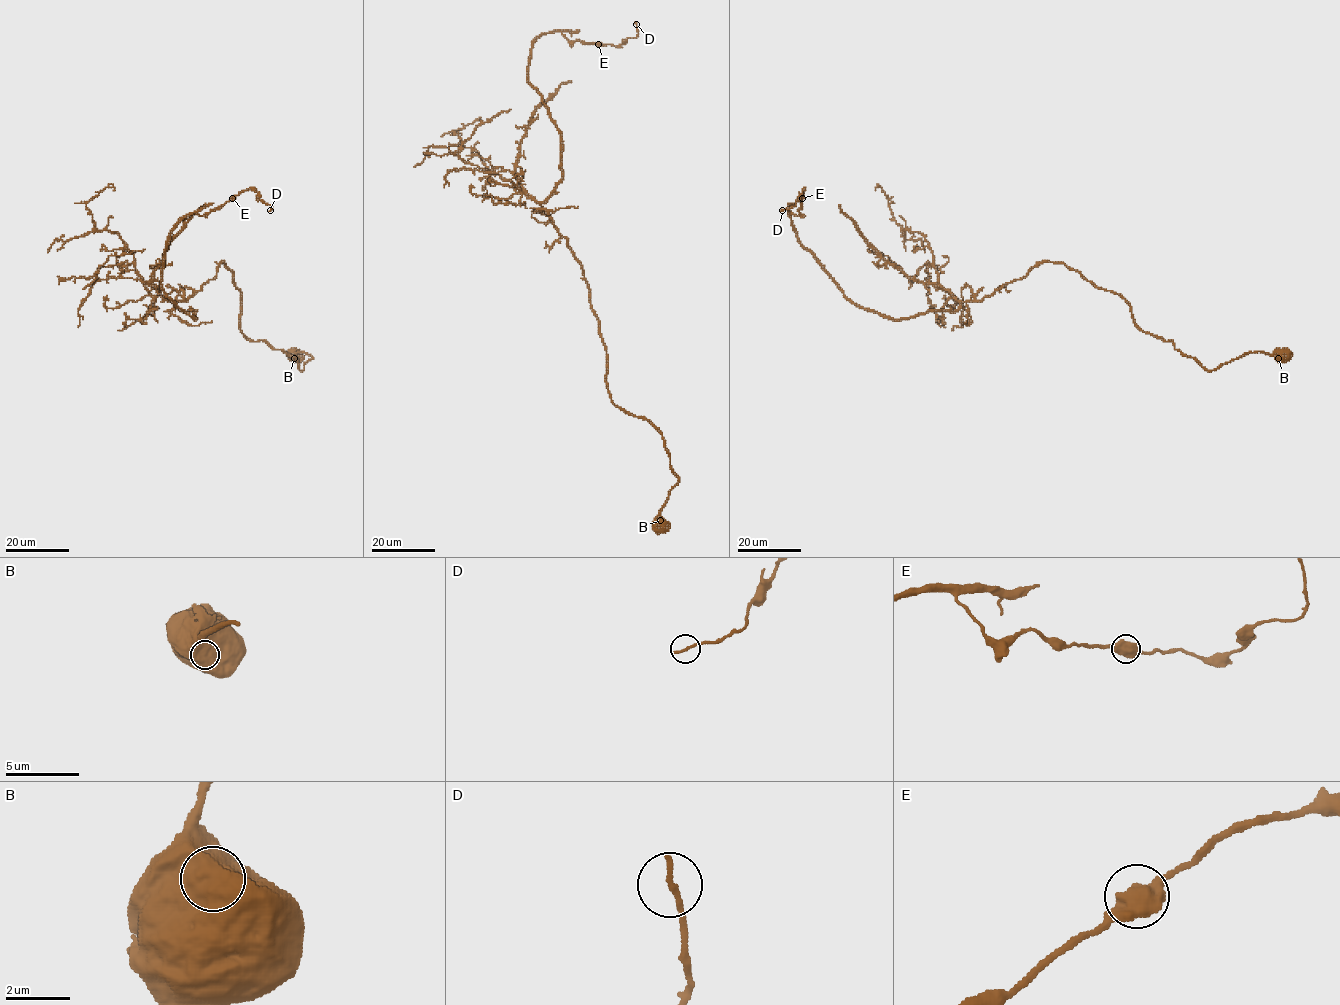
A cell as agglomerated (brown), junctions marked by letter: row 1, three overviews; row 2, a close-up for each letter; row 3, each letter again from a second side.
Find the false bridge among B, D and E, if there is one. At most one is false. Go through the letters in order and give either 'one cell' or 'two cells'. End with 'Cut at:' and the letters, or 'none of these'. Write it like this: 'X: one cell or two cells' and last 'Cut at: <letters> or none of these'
B: one cell
D: one cell
E: one cell
Cut at: none of these

